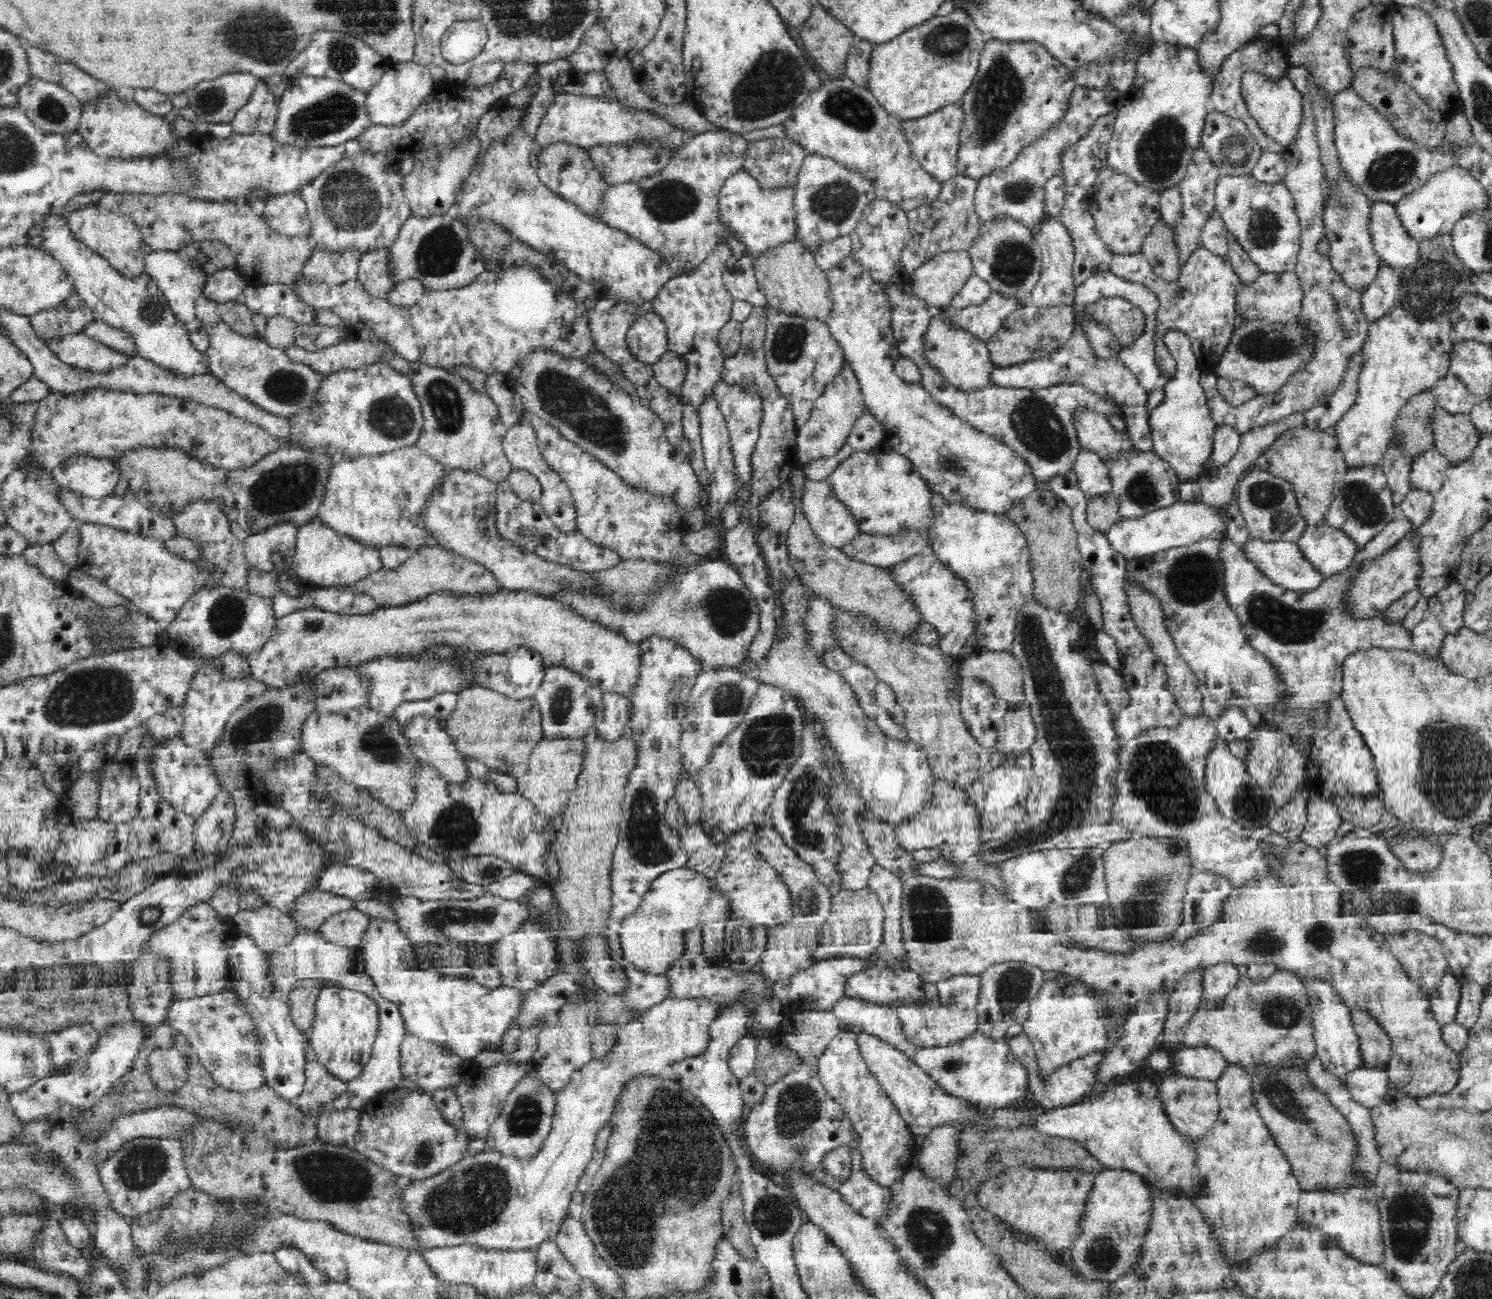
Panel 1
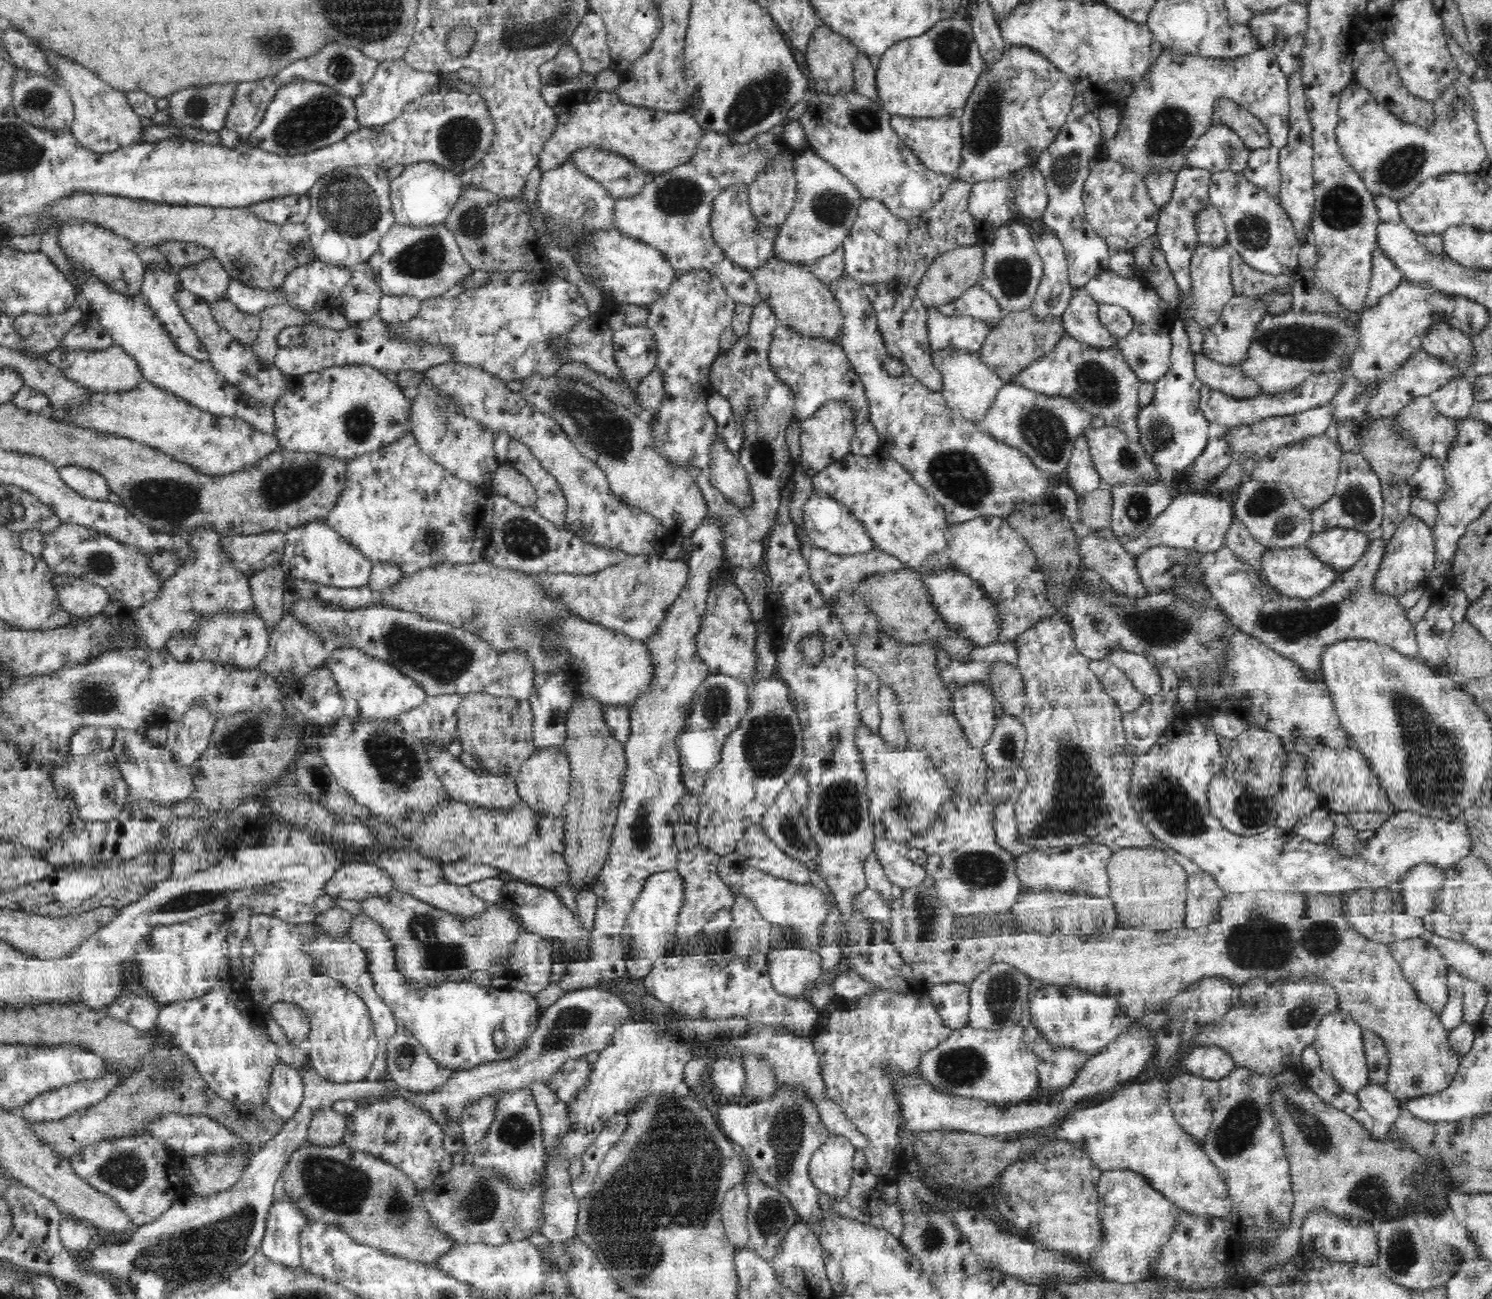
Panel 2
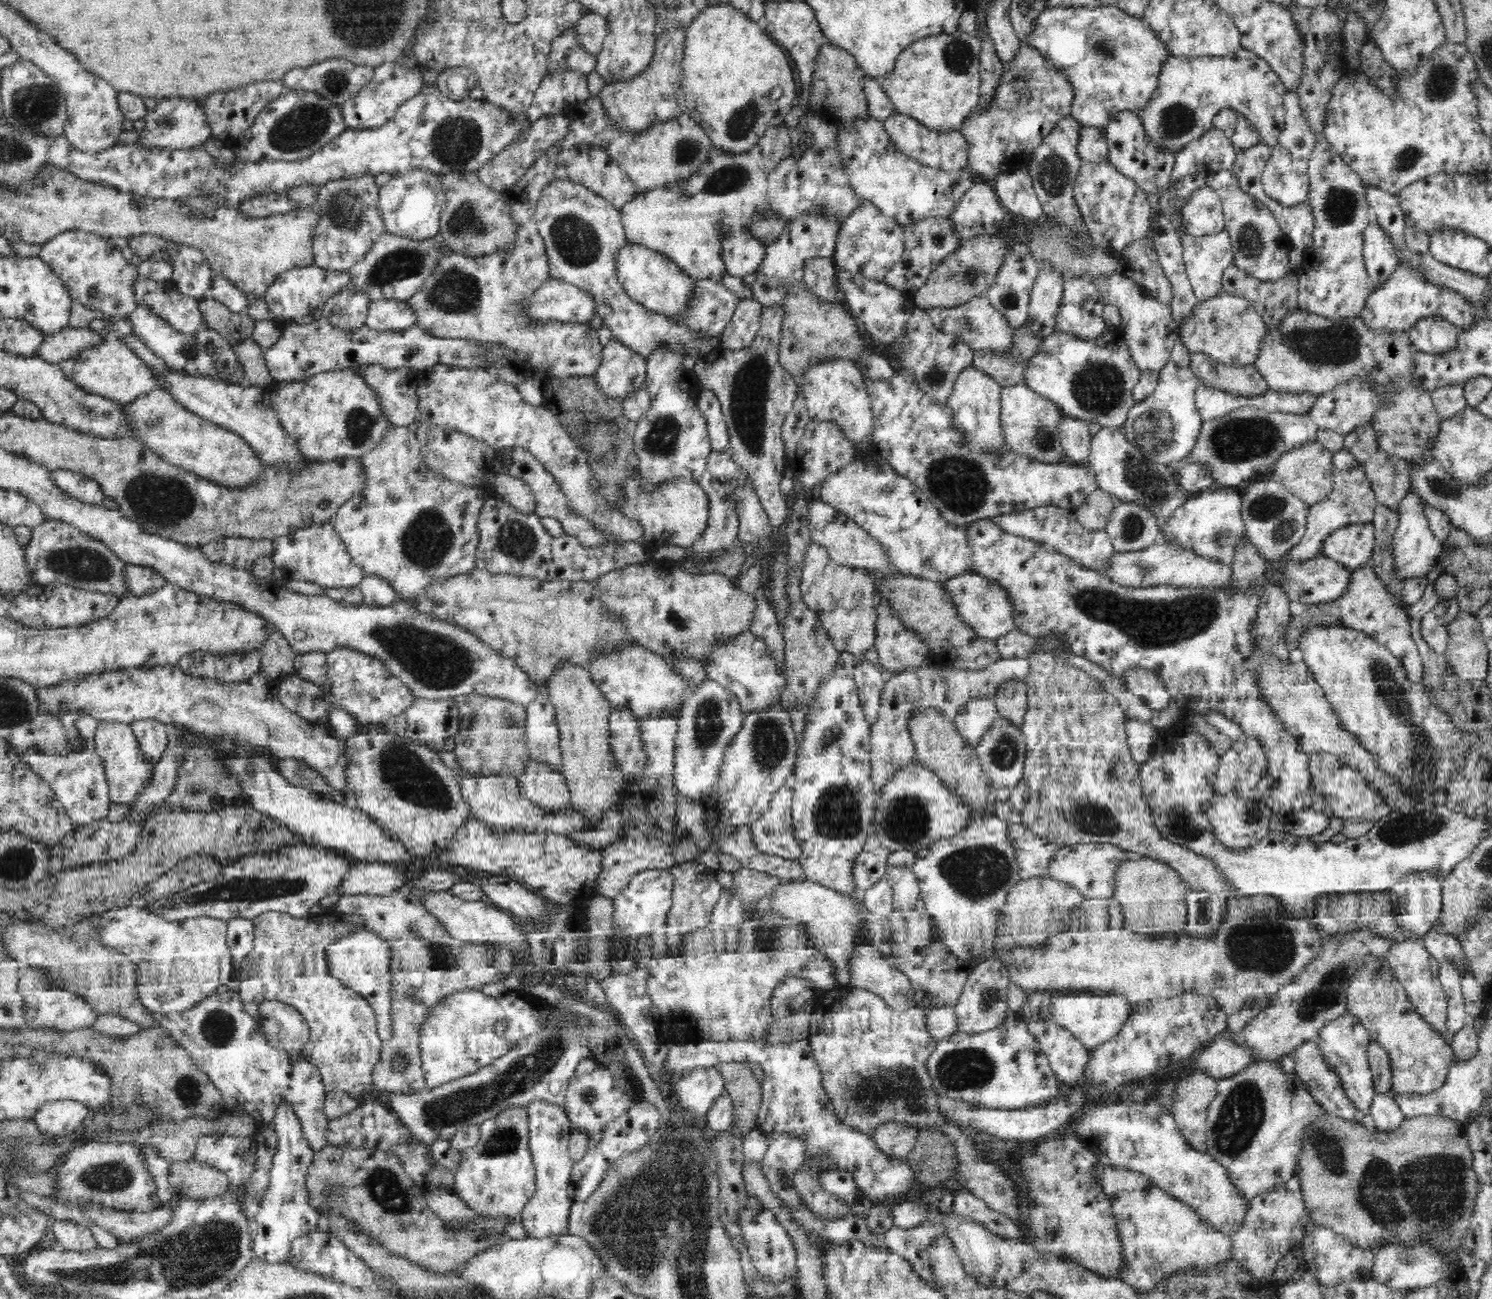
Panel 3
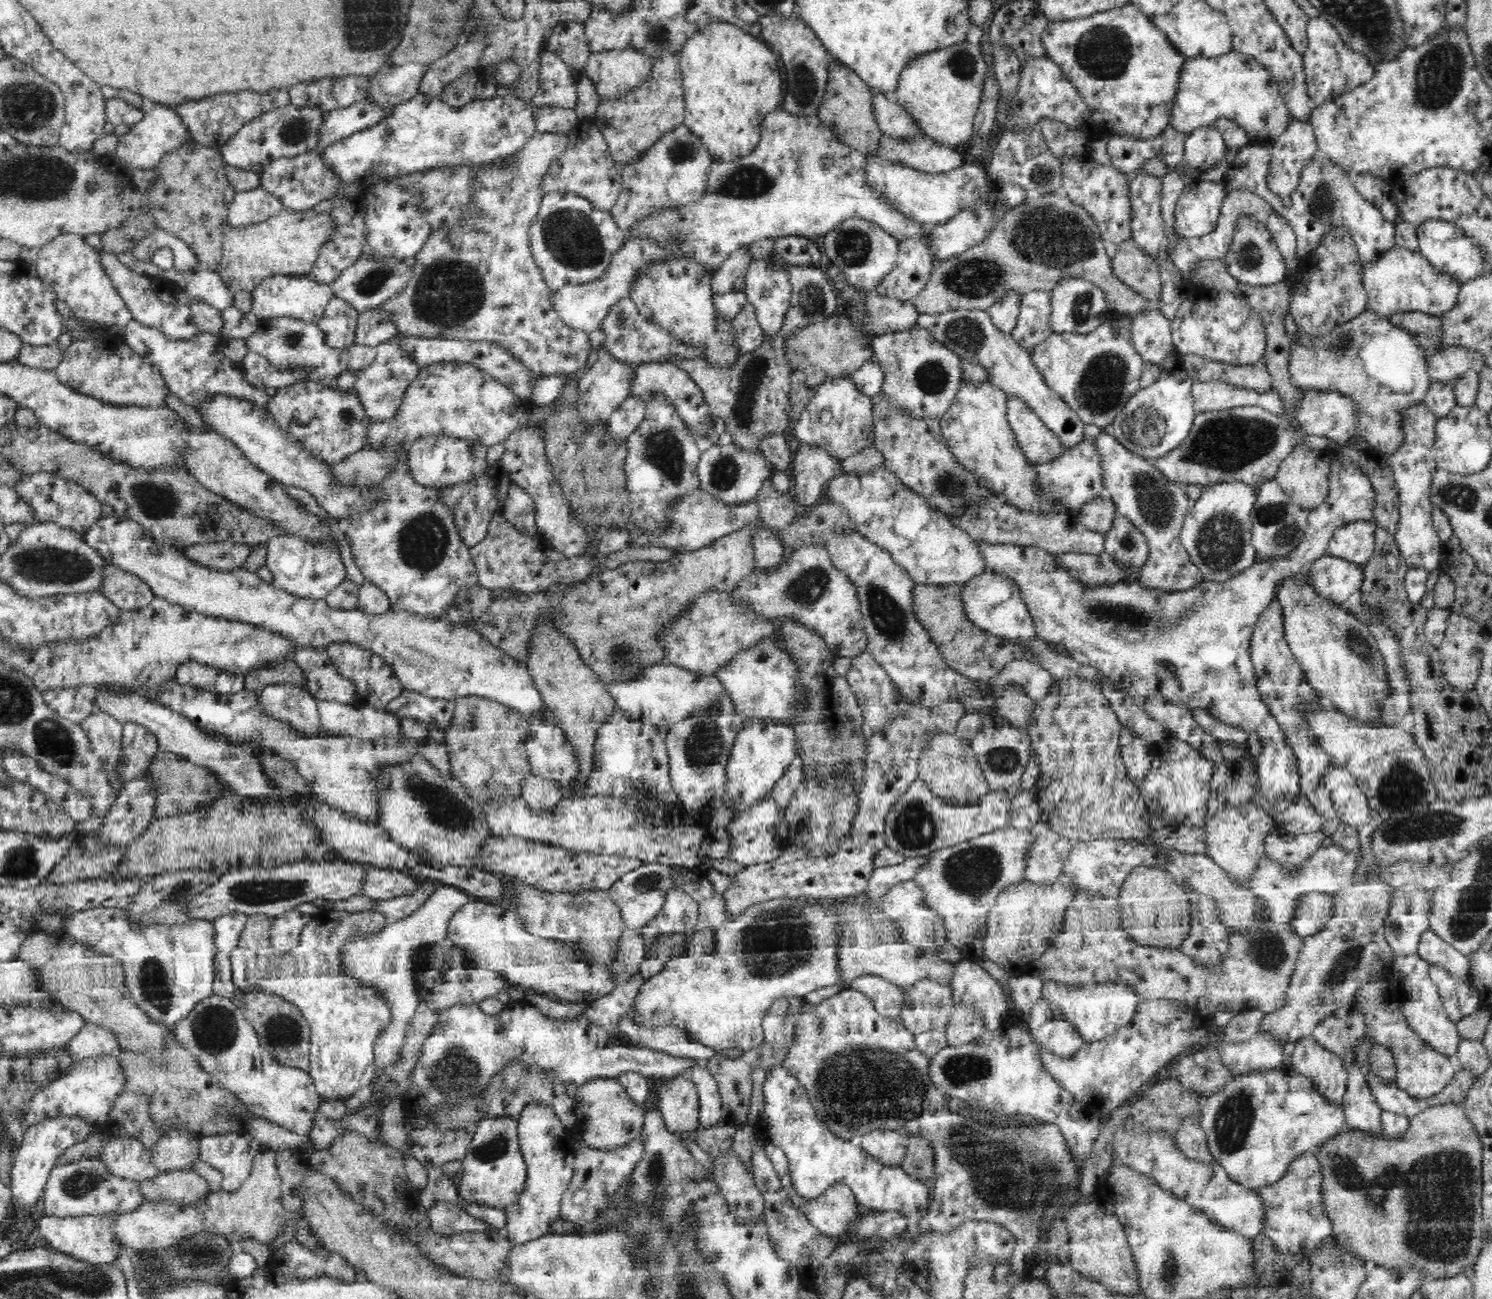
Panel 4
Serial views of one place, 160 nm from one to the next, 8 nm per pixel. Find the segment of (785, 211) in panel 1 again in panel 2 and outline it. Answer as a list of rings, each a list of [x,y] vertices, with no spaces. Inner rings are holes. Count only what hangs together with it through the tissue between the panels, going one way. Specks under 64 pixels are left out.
[[[744,182],[729,184],[718,193],[713,200],[711,228],[714,245],[722,249],[728,259],[750,273],[774,256],[774,246],[781,232],[781,228],[765,224],[765,221],[753,214],[749,186]]]

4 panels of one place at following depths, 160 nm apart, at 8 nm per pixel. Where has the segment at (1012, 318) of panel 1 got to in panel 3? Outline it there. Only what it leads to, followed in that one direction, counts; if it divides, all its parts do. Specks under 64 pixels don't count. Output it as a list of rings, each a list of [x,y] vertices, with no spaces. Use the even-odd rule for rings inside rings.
[[[1022,323],[1013,328],[1011,346],[1005,351],[980,349],[975,351],[972,365],[982,369],[1003,387],[1025,384],[1024,373],[1030,360],[1041,351],[1045,336]]]

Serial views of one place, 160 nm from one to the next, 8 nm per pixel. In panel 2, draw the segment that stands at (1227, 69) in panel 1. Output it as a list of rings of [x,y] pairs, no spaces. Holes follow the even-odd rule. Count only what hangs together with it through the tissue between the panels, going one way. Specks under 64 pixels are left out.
[[[1230,97],[1217,99],[1213,106],[1213,124],[1226,125],[1244,140],[1251,149],[1270,148],[1267,128],[1250,111],[1243,109]]]

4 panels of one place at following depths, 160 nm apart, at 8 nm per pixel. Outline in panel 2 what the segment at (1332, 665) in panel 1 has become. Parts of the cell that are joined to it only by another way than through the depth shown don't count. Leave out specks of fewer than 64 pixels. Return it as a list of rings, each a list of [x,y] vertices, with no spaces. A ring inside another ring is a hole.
[[[1384,537],[1369,540],[1362,558],[1353,568],[1338,573],[1328,588],[1304,600],[1282,595],[1259,576],[1259,570],[1252,564],[1241,561],[1228,545],[1207,553],[1170,547],[1150,548],[1136,558],[1142,581],[1152,591],[1168,591],[1174,576],[1183,568],[1191,562],[1201,564],[1205,569],[1206,585],[1219,602],[1219,608],[1231,618],[1231,624],[1278,652],[1282,658],[1296,663],[1308,680],[1327,686],[1322,654],[1333,644],[1367,640],[1392,647],[1404,656],[1419,654],[1415,625],[1407,617],[1405,608],[1400,606],[1399,599],[1380,596],[1372,588],[1386,546]]]

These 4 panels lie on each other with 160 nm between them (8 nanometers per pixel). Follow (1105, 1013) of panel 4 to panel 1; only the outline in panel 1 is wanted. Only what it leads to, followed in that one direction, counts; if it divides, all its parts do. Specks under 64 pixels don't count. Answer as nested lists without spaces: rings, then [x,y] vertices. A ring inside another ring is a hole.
[[[1059,975],[1054,980],[1048,980],[1040,989],[1040,992],[1029,1002],[1029,1013],[1026,1017],[1026,1020],[1022,1023],[1023,1033],[1028,1036],[1028,1039],[1032,1042],[1036,1052],[1036,1064],[1038,1069],[1039,1077],[1046,1082],[1056,1070],[1060,1070],[1062,1066],[1066,1066],[1066,1064],[1070,1064],[1073,1060],[1081,1059],[1083,1056],[1088,1056],[1090,1054],[1094,1054],[1094,1052],[1100,1052],[1106,1050],[1107,1048],[1107,1030],[1106,1030],[1106,1020],[1101,1015],[1101,1004],[1097,1004],[1094,1000],[1092,994],[1088,994],[1086,991],[1086,986],[1078,981],[1074,976],[1070,975]]]

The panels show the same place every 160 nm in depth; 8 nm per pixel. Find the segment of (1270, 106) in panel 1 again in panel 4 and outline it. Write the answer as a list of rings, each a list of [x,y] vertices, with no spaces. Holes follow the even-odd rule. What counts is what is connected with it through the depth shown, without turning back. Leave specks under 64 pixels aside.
[[[1231,50],[1210,58],[1185,59],[1171,100],[1168,126],[1187,137],[1198,128],[1214,126],[1220,117],[1229,118],[1248,133],[1250,144],[1271,147],[1290,120],[1290,109],[1280,90],[1268,69],[1246,53]]]

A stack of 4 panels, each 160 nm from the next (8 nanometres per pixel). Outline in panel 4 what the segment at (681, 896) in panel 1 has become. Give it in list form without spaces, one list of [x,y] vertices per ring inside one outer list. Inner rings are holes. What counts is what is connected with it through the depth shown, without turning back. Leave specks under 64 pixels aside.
[[[642,863],[642,866],[627,872],[609,890],[609,896],[620,908],[621,918],[627,930],[646,927],[654,920],[666,903],[666,896],[673,888],[672,866],[660,863]]]

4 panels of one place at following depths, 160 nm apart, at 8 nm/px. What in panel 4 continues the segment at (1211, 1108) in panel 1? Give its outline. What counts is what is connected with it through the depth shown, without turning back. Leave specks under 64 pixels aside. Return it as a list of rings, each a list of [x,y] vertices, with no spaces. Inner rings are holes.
[[[1192,1116],[1182,1120],[1181,1125],[1177,1128],[1175,1139],[1178,1147],[1182,1149],[1182,1153],[1188,1155],[1190,1159],[1213,1160],[1200,1118]]]

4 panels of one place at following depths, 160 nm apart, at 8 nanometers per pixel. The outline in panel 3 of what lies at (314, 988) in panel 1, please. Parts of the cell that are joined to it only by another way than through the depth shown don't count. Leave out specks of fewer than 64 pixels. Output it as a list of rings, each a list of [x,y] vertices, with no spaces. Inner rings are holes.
[[[272,1000],[262,1002],[258,1008],[260,1024],[266,1039],[274,1048],[288,1051],[291,1055],[302,1054],[309,1042],[310,1029],[297,1008]]]

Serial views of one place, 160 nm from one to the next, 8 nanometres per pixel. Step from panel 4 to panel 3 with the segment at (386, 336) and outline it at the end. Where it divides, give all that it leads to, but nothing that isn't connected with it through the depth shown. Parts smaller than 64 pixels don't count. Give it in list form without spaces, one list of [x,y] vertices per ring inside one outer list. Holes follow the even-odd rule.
[[[382,299],[370,302],[366,324],[378,330],[401,331],[418,323],[418,311],[408,301]]]

